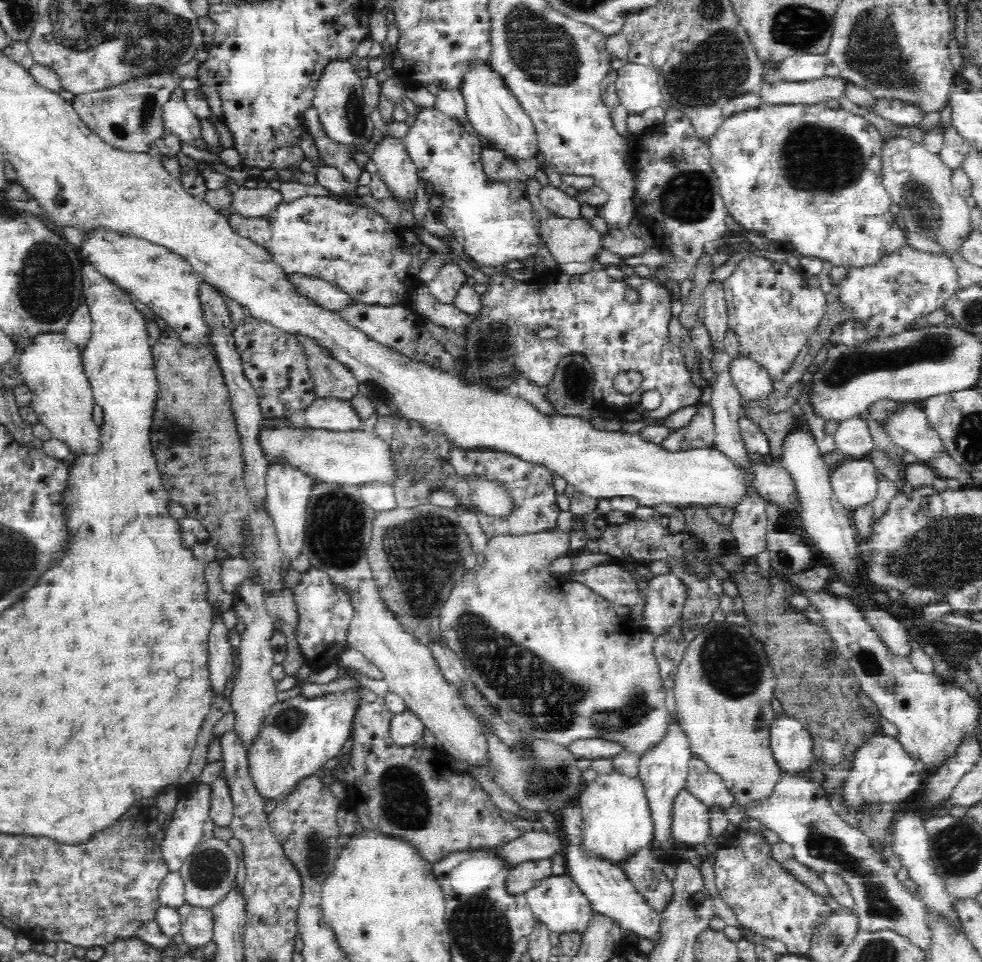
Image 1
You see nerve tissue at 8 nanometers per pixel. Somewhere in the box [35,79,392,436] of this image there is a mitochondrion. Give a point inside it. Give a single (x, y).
(355, 117)

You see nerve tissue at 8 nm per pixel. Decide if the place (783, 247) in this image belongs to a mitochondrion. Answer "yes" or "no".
no

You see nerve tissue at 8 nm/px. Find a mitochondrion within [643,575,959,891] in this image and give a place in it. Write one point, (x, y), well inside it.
(733, 665)

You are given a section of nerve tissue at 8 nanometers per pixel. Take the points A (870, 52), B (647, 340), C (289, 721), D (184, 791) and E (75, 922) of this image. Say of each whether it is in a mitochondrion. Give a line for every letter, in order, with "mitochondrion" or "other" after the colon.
A: mitochondrion
B: other
C: mitochondrion
D: other
E: other

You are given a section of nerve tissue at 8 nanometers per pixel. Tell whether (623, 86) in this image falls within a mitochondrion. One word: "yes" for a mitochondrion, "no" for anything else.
no

